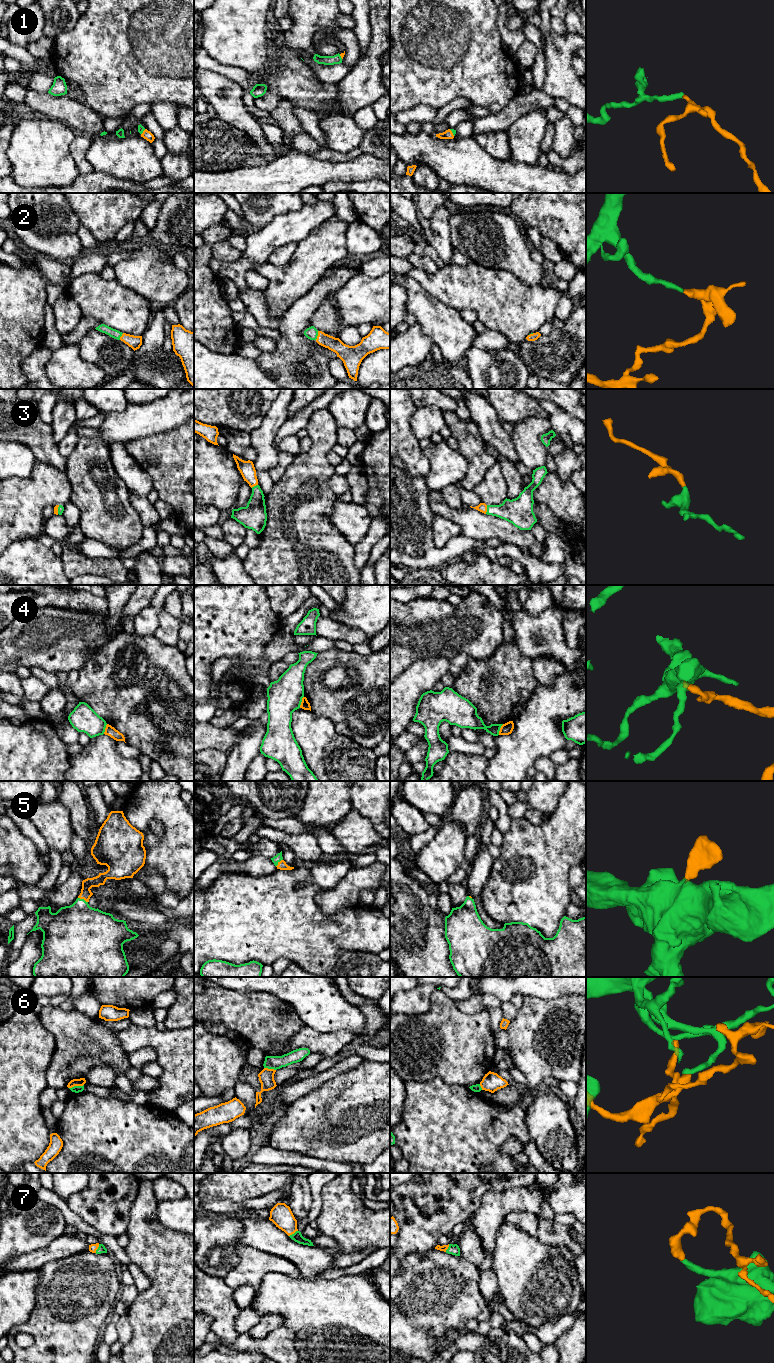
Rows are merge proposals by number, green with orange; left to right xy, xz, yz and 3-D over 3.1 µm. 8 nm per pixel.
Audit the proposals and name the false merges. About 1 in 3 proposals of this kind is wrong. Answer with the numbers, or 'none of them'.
4, 6

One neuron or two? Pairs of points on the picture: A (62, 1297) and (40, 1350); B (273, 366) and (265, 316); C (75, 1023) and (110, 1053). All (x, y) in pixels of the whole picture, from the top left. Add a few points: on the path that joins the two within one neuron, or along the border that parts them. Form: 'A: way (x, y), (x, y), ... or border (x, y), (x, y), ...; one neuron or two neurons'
A: way (61, 1310), (61, 1329), (53, 1337); one neuron
B: border (282, 316), (277, 328); two neurons
C: way (84, 1032), (97, 1045), (101, 1046); one neuron

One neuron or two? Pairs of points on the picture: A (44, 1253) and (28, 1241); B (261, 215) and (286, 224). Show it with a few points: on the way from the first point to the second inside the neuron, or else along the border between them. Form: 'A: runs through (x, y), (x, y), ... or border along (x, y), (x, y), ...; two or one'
A: border along (59, 1236), (46, 1246), (21, 1254), (17, 1258); two
B: border along (293, 211), (275, 215), (261, 228); two

